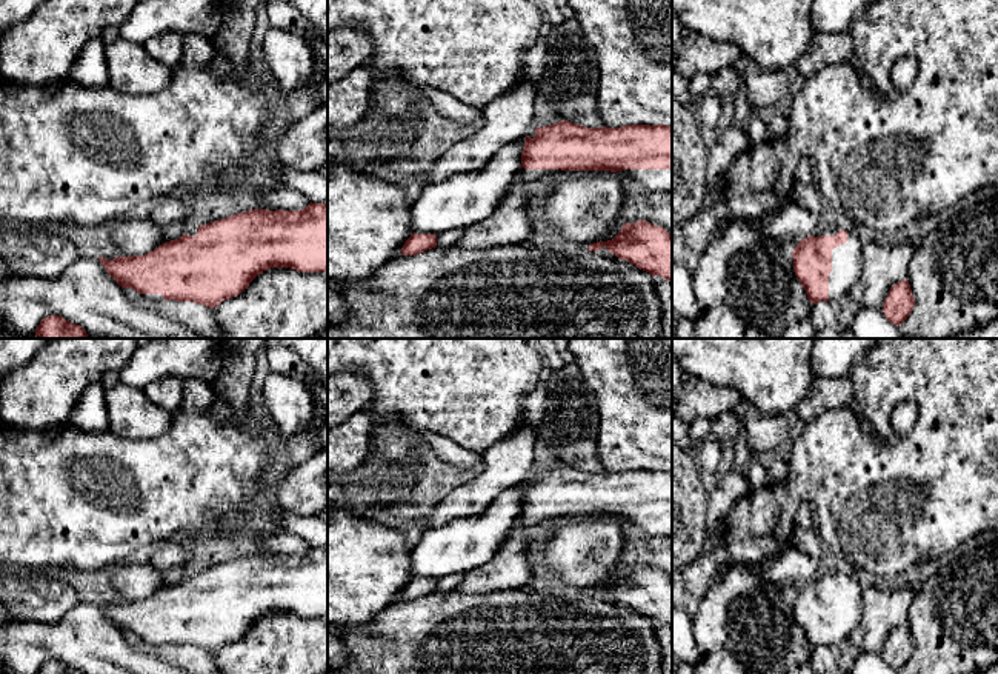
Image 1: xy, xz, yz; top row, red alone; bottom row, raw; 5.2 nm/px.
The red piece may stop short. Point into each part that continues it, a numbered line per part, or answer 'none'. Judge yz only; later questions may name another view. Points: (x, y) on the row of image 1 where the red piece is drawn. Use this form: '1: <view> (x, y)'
1: yz (846, 259)

